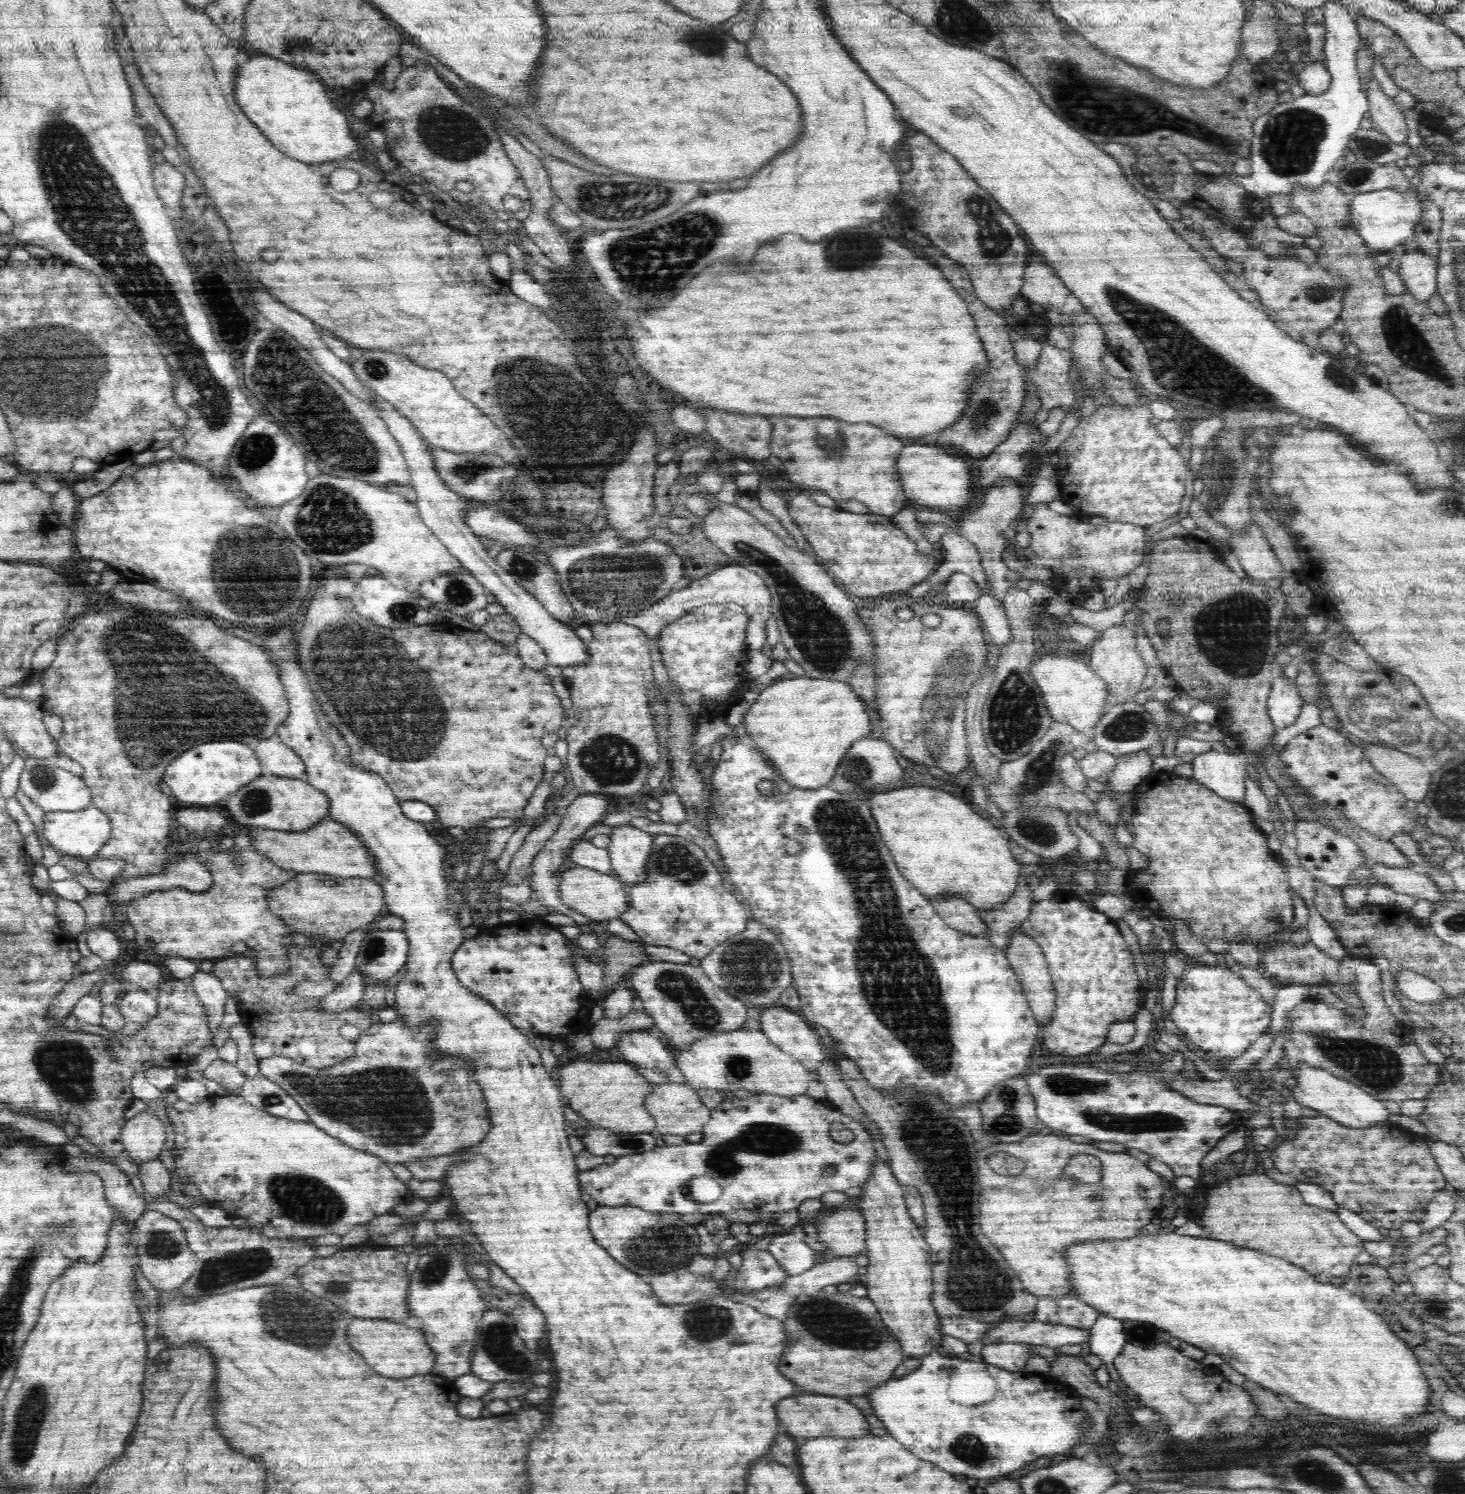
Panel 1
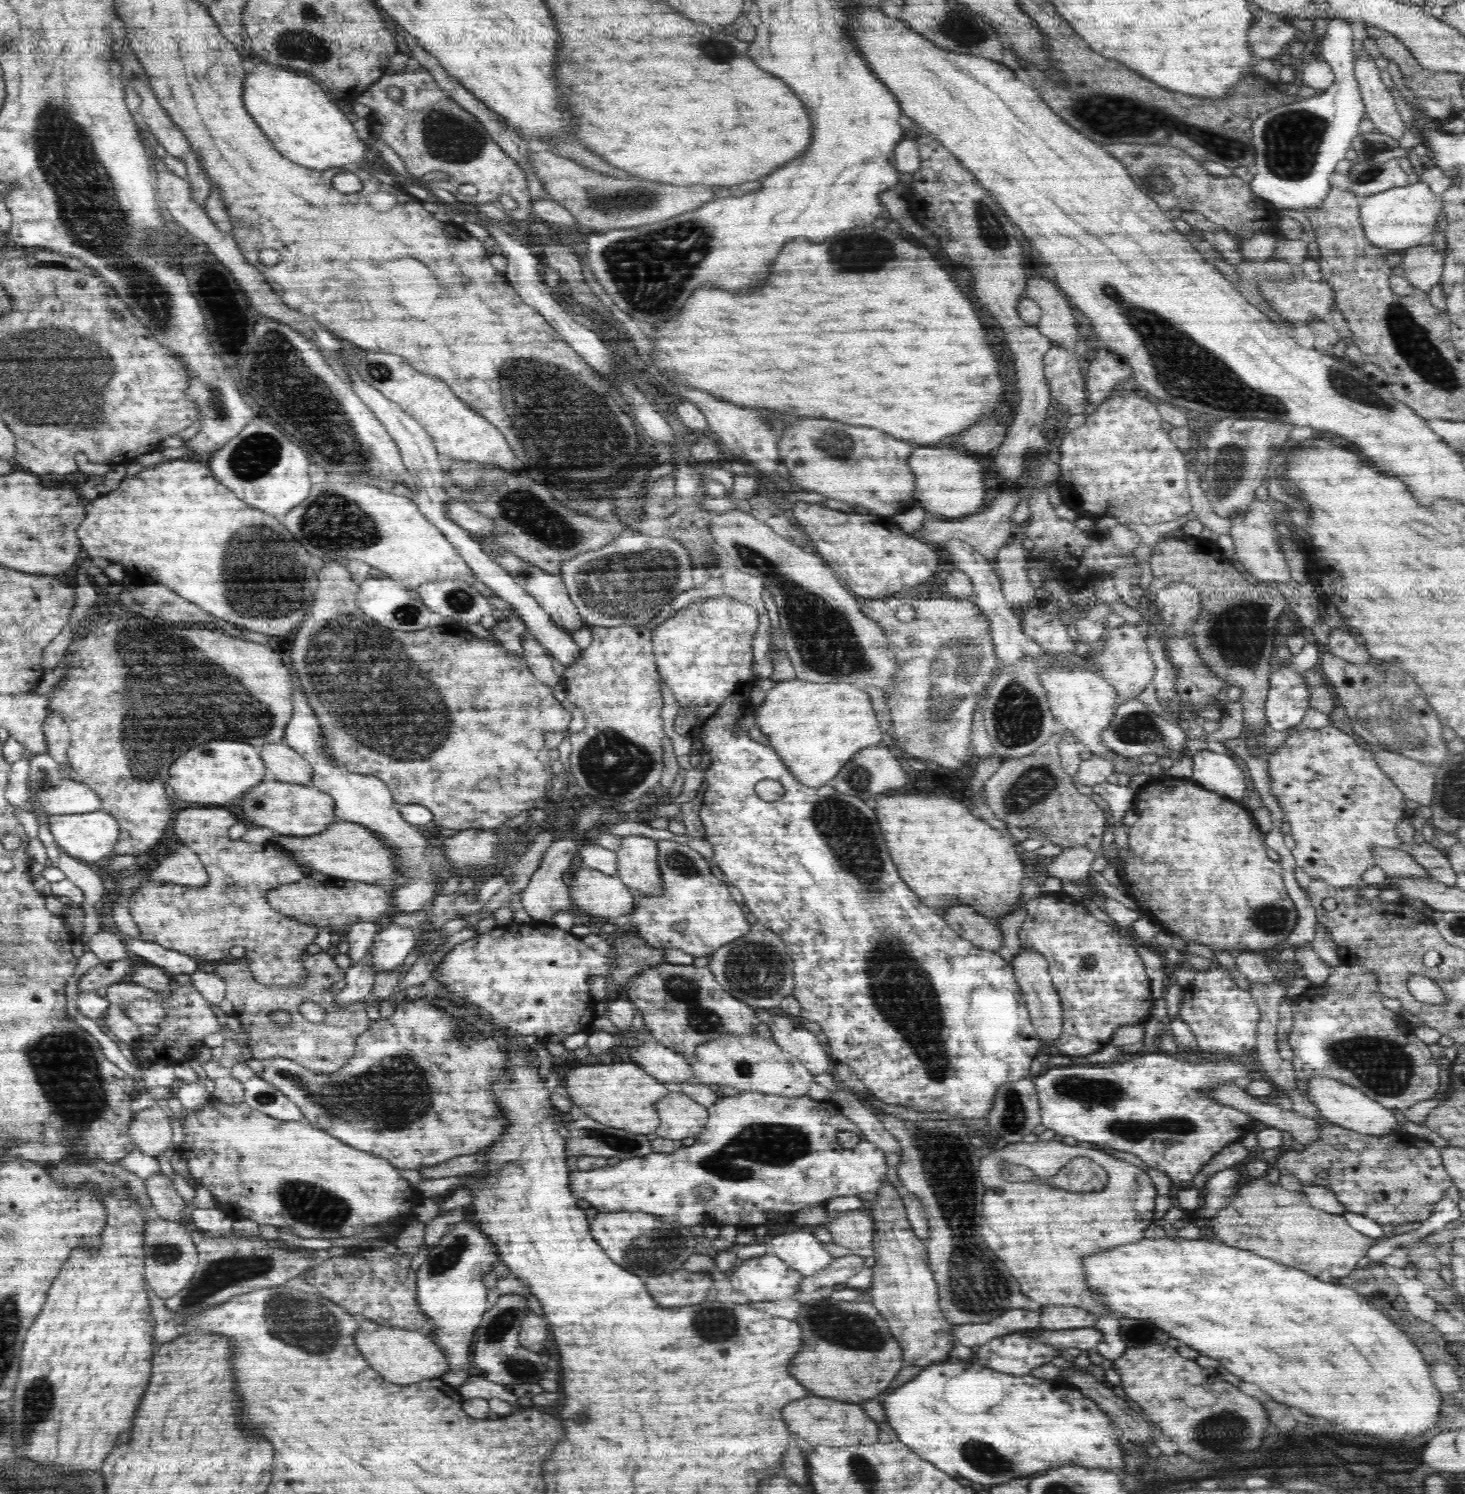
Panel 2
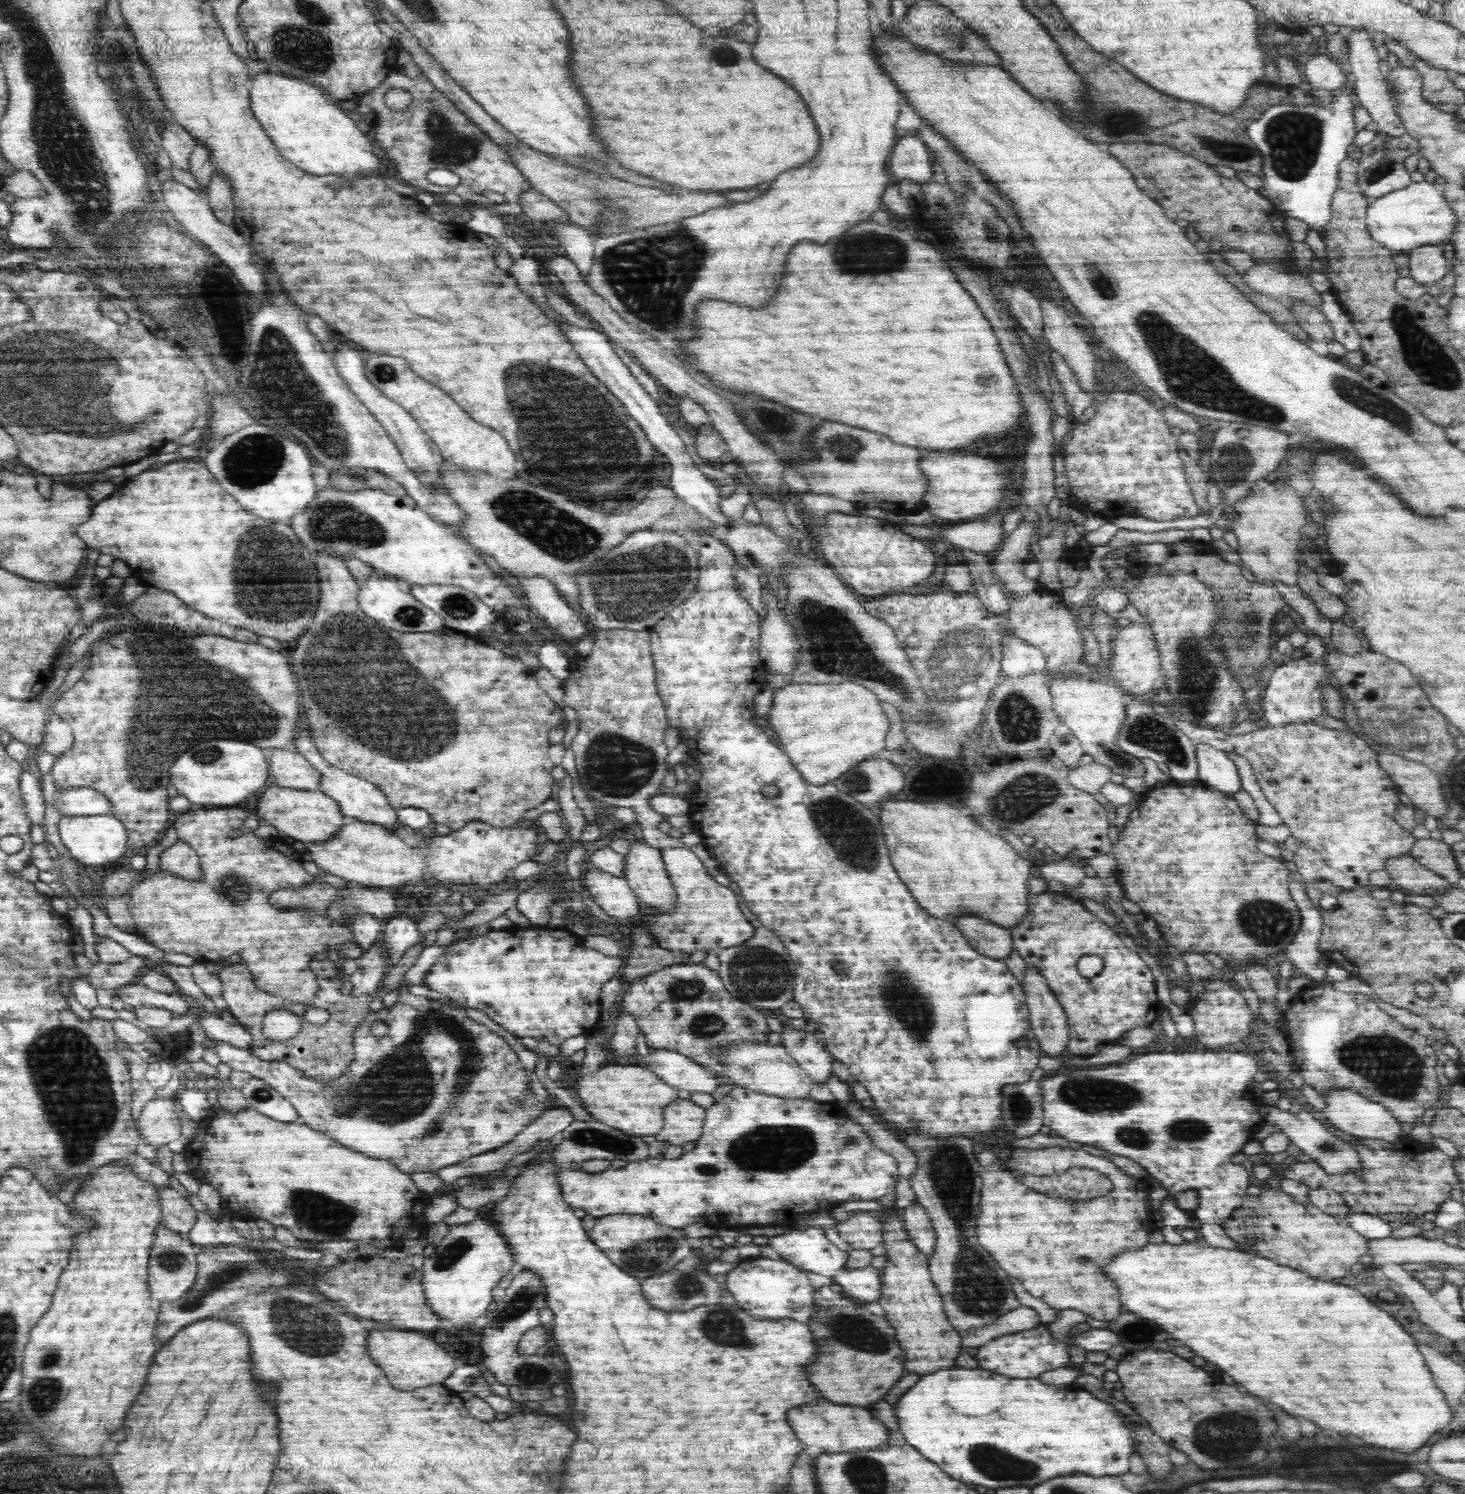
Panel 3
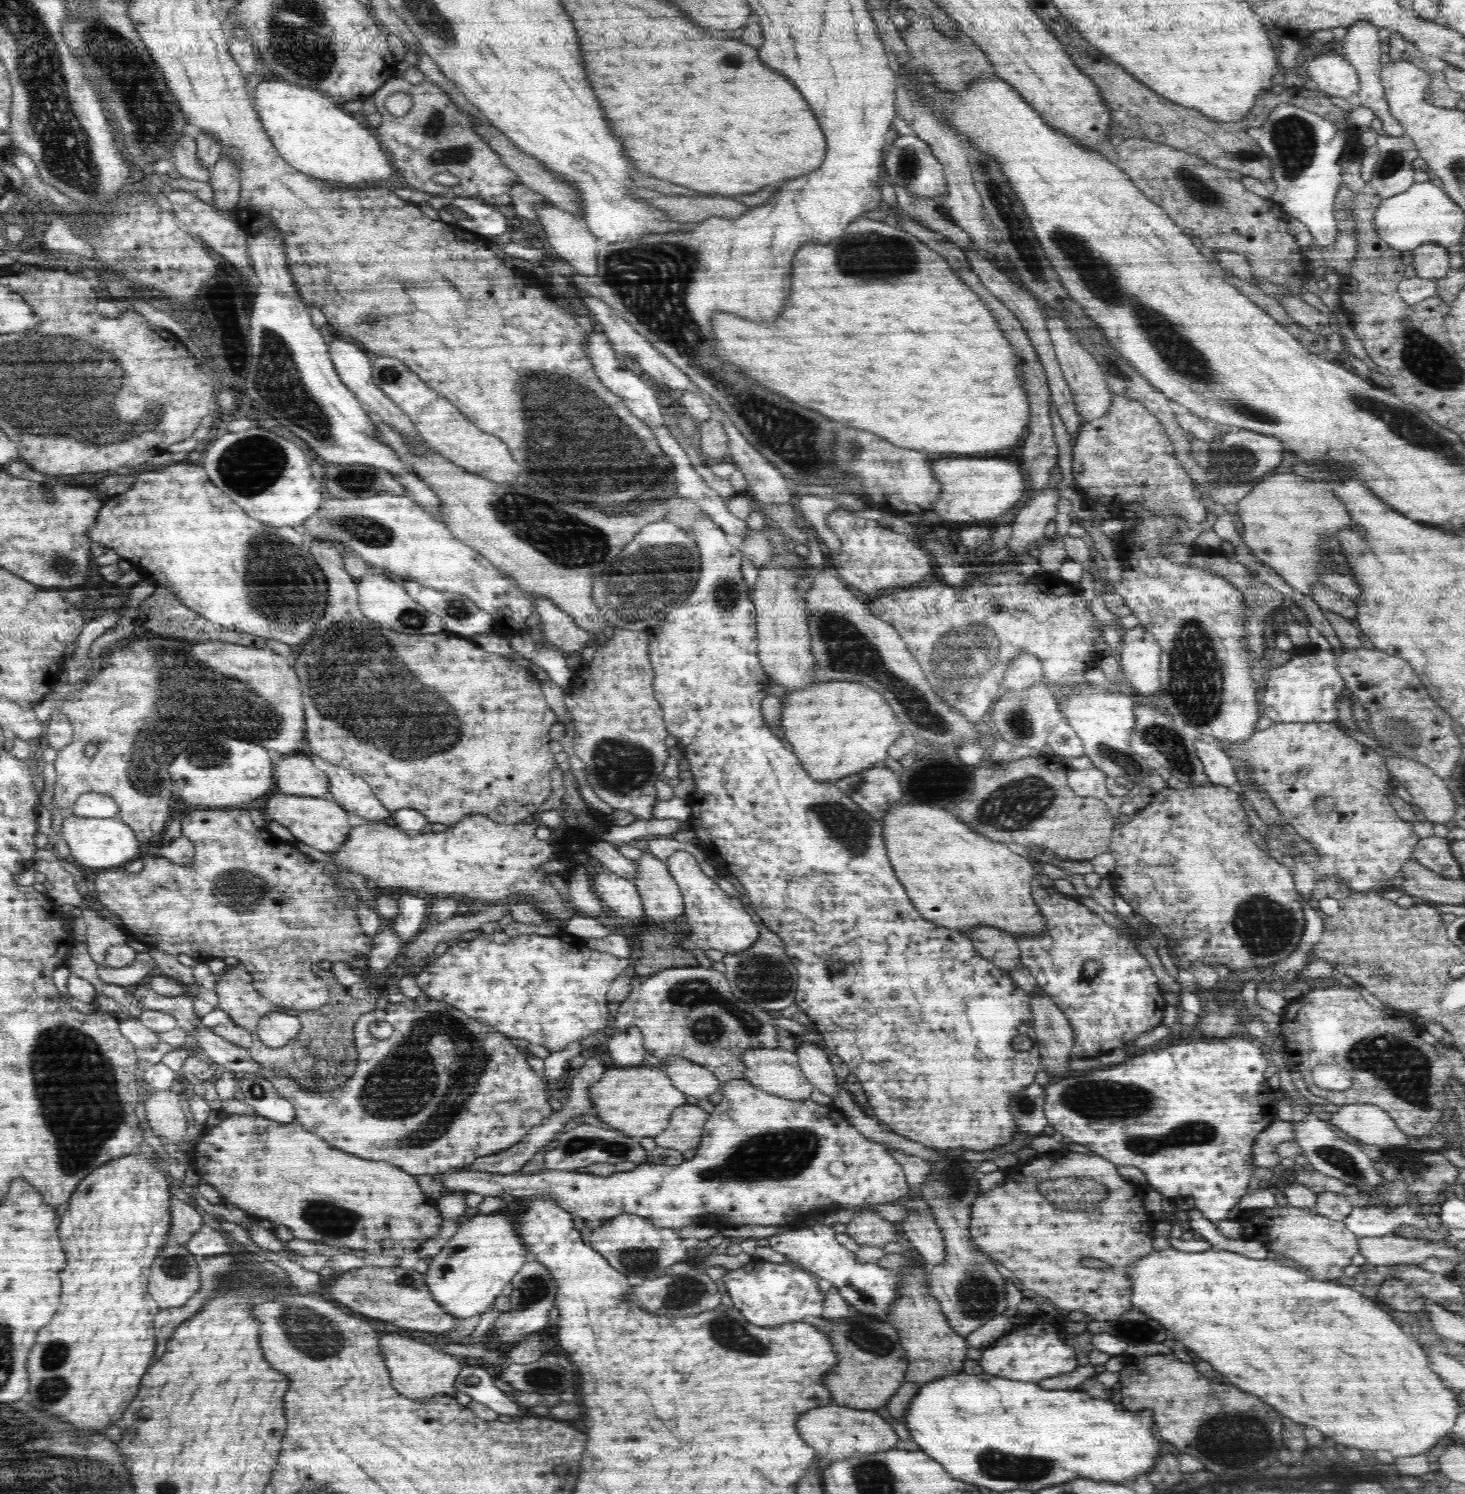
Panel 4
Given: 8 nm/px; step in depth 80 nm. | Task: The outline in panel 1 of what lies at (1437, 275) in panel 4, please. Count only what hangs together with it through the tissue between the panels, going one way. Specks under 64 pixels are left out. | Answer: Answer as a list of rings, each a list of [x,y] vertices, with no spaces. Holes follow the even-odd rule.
[[[1408,251],[1400,256],[1398,274],[1406,285],[1406,292],[1420,301],[1428,301],[1437,292],[1437,257],[1422,251]]]

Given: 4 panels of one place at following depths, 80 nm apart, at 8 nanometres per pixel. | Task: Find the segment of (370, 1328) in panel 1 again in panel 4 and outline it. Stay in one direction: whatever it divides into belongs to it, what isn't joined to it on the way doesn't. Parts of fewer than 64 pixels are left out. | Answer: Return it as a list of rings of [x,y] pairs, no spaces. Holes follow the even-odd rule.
[[[378,1333],[377,1350],[388,1369],[392,1387],[412,1399],[429,1399],[436,1393],[456,1394],[459,1390],[454,1387],[456,1376],[462,1370],[463,1362],[457,1356],[448,1355],[436,1346],[430,1346],[415,1339],[398,1333]]]

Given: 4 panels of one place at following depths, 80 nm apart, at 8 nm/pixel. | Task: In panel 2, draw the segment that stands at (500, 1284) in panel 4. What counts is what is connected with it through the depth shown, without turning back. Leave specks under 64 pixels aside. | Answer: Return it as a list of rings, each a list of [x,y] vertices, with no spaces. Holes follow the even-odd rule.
[[[467,1221],[451,1225],[443,1231],[441,1243],[436,1246],[416,1271],[415,1300],[417,1308],[428,1317],[428,1322],[436,1326],[436,1338],[446,1352],[447,1372],[467,1372],[477,1374],[470,1363],[470,1344],[474,1330],[481,1324],[484,1314],[490,1309],[491,1293],[484,1285],[484,1274],[494,1270],[494,1262],[499,1260],[495,1250],[480,1228]]]

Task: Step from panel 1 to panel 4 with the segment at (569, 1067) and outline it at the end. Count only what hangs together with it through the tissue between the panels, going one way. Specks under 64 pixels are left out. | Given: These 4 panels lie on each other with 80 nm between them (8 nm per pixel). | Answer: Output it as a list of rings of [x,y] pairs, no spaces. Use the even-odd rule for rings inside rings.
[[[608,1064],[607,1068],[612,1070],[602,1074],[602,1078],[588,1087],[590,1090],[587,1090],[587,1096],[589,1102],[594,1102],[593,1114],[598,1112],[602,1121],[628,1136],[655,1137],[664,1132],[672,1110],[686,1103],[685,1094],[674,1087],[672,1081],[660,1069],[648,1064],[634,1067],[614,1067]]]

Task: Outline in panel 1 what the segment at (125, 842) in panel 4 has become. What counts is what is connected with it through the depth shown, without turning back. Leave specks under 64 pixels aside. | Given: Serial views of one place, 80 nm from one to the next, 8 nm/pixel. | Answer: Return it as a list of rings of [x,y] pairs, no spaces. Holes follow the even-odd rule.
[[[86,806],[84,810],[56,810],[46,812],[44,817],[44,838],[50,847],[66,855],[94,859],[100,848],[109,842],[112,835],[112,823],[108,815],[96,806]]]

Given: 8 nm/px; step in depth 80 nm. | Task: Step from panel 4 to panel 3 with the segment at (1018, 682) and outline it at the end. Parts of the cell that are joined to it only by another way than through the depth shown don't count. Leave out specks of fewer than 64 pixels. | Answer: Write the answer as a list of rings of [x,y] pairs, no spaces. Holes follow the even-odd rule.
[[[1011,632],[1001,635],[1001,670],[1006,678],[1022,678],[1030,672],[1044,672],[1047,656],[1036,646],[1020,640]]]

